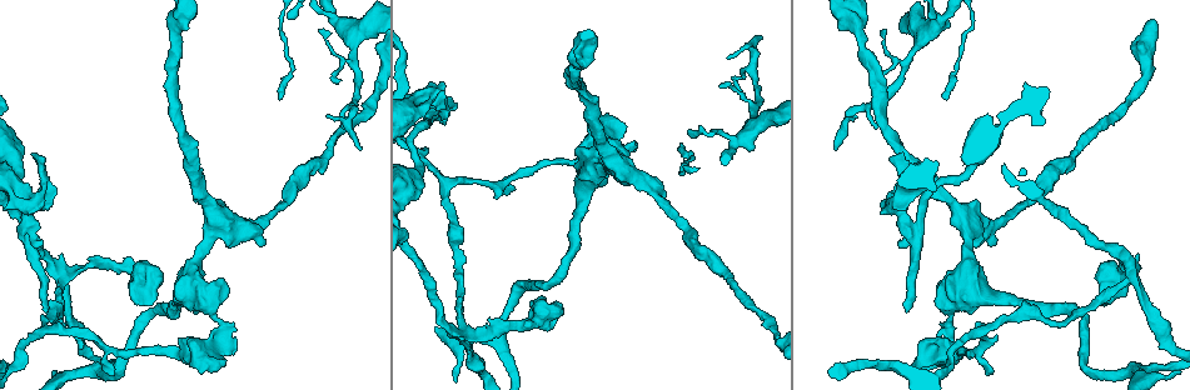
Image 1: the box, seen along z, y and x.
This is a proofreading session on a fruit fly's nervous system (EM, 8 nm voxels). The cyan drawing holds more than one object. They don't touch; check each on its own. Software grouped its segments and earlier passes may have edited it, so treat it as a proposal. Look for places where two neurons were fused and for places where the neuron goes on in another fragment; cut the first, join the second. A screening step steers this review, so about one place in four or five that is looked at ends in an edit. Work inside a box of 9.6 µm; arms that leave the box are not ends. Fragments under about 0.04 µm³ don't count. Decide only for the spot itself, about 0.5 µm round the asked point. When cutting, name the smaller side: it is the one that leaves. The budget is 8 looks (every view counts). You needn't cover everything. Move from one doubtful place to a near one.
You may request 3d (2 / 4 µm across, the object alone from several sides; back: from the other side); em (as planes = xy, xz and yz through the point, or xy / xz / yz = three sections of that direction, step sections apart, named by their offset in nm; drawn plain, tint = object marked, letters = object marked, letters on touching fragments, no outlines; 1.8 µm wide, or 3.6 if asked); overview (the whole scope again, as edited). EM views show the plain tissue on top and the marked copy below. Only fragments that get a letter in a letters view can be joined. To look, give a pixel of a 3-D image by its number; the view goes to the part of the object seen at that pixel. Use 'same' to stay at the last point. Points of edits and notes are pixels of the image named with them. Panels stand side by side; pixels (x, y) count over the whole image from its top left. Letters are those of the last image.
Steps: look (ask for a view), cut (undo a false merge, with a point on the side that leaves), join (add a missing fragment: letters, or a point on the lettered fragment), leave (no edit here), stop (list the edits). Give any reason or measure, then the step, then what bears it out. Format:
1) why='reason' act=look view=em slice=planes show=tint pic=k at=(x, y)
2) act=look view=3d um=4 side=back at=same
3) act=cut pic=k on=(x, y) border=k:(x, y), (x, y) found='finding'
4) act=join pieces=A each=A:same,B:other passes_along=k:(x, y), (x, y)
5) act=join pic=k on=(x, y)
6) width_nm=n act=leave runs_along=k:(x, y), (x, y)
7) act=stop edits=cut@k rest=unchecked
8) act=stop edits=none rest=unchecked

why='branch stops here' act=look view=em slice=planes show=tint pic=1 at=(907, 311)

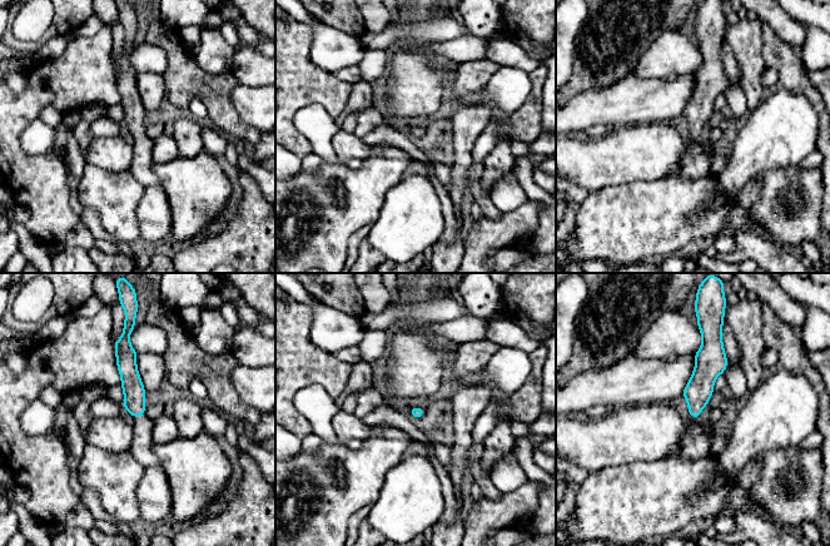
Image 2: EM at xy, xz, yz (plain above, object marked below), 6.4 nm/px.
act=look view=em slice=planes show=letters at=same

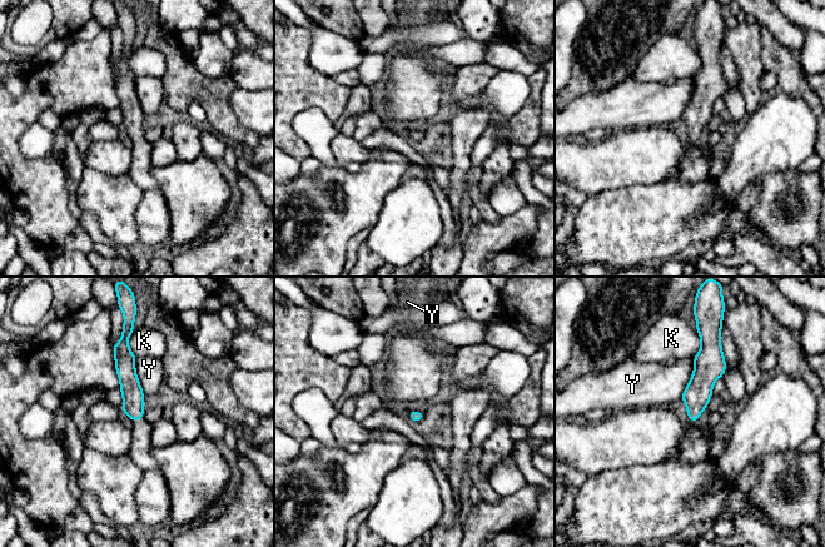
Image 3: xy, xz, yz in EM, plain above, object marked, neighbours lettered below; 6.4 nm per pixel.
act=leave each=K:other,Y:other border=3:(694, 358), (694, 372), (680, 399) found='none of them fits'

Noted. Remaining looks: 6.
why='branch stops here' act=look view=3d um=4 side=back pic=1 at=(443, 123)

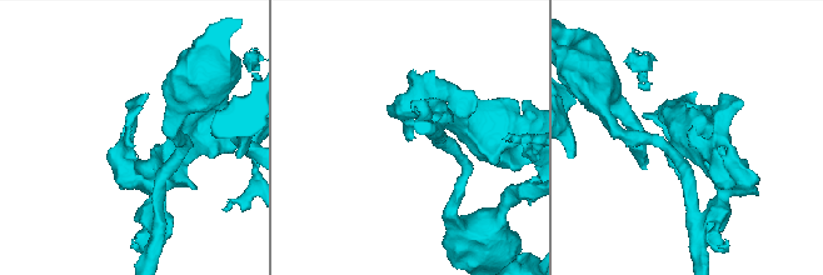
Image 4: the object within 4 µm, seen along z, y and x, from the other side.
act=look view=em slice=planes show=letters pic=4 at=(693, 127)

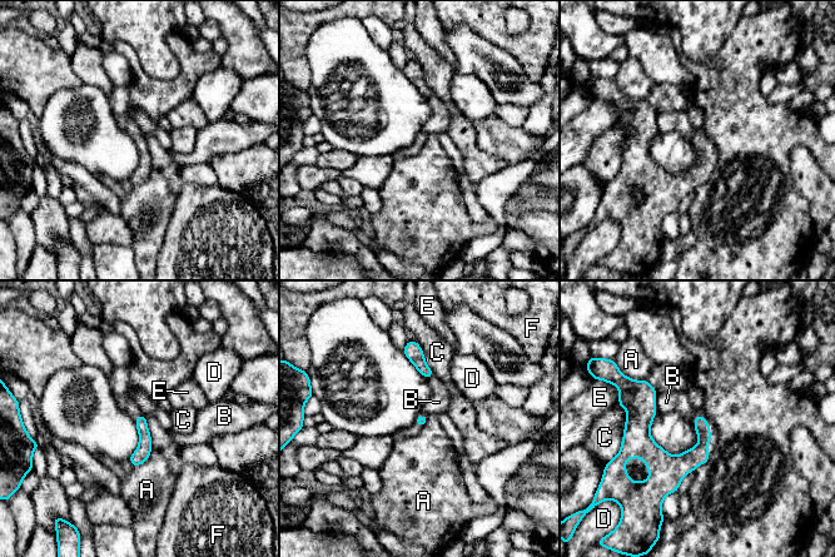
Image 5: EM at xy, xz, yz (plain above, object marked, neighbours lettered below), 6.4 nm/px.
act=leave each=A:other,B:other,C:other,D:other,E:other,F:other border=5:(144, 417), (150, 454), (134, 467) found='no lettered fragment goes on from it'

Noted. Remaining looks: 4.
why='three-way junction' act=look view=em um=3.6 slice=planes show=letters pic=1 at=(450, 183)

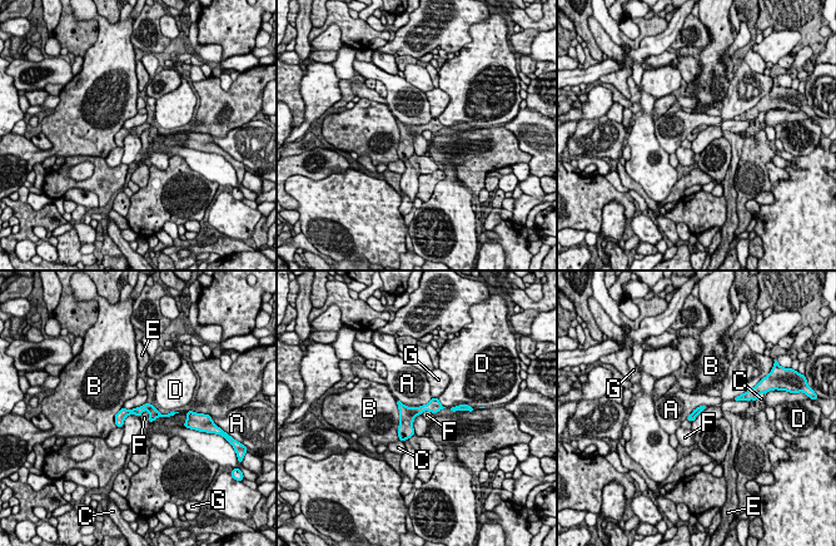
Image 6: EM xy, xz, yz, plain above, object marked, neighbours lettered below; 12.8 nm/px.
act=leave each=A:other,B:other,C:other,D:other,E:other,F:other,G:other border=6:(397, 398), (407, 406), (432, 398) found='continuous, no second neuron'

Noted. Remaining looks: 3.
act=stop edits=none rest=unchecked

